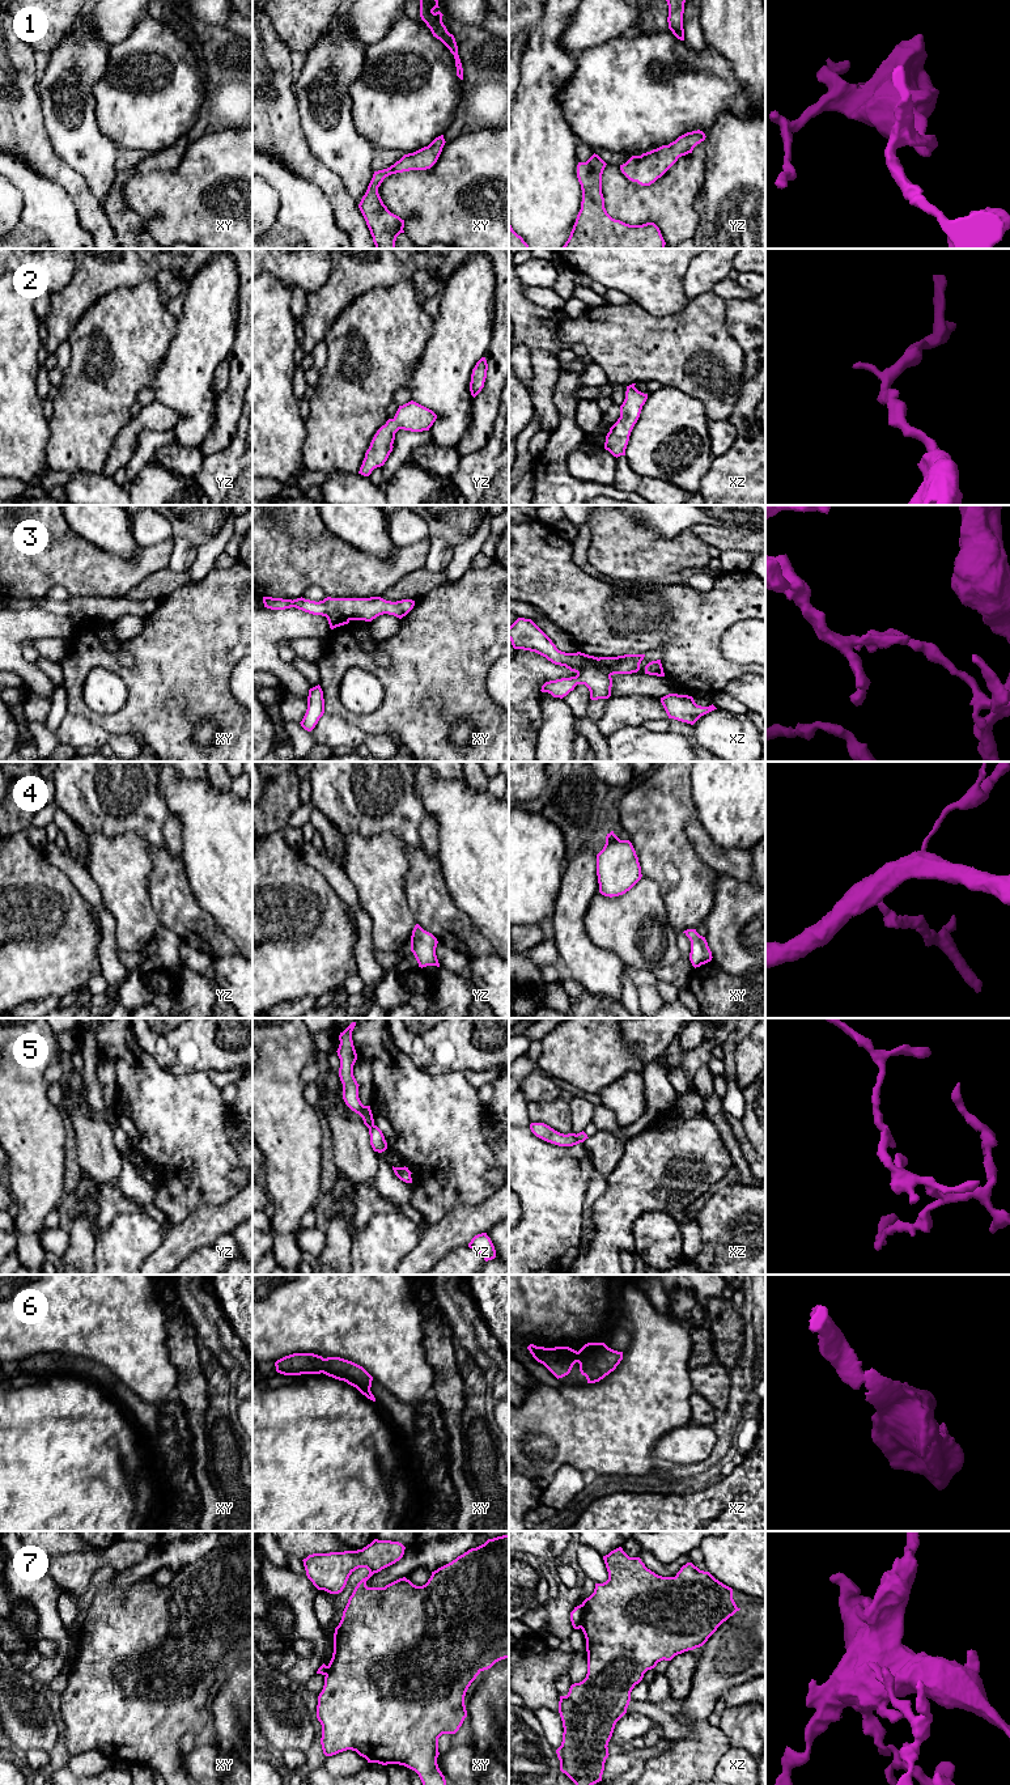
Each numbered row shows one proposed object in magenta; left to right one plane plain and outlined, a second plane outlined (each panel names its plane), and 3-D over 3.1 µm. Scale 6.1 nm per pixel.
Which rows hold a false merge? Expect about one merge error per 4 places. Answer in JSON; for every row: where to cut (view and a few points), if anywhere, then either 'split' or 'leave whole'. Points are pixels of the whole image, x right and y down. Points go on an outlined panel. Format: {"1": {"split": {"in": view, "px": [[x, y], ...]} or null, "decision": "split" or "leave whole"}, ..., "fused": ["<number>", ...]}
{"1": {"split": null, "decision": "leave whole"}, "2": {"split": null, "decision": "leave whole"}, "3": {"split": {"in": "xz", "px": [[610, 674], [594, 668], [585, 668], [577, 675]]}, "decision": "split"}, "4": {"split": null, "decision": "leave whole"}, "5": {"split": {"in": "yz", "px": [[373, 1124], [369, 1128]]}, "decision": "split"}, "6": {"split": null, "decision": "leave whole"}, "7": {"split": {"in": "xz", "px": [[582, 1605], [582, 1624], [580, 1627]]}, "decision": "split"}, "fused": ["3", "5", "7"]}

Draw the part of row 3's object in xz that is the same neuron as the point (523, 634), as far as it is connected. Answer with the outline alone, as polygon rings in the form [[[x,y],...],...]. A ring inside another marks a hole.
[[[518,618],[509,627],[509,640],[514,649],[535,652],[555,665],[565,666],[577,675],[589,667],[599,669],[610,675],[632,674],[640,670],[645,654],[624,654],[618,657],[594,657],[581,652],[565,653],[531,620]]]

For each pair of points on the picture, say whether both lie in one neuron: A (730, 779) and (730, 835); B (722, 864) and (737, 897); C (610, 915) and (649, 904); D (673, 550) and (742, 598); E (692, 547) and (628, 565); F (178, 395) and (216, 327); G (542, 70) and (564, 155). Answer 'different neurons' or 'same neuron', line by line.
A: same neuron
B: different neurons
C: same neuron
D: different neurons
E: same neuron
F: same neuron
G: same neuron

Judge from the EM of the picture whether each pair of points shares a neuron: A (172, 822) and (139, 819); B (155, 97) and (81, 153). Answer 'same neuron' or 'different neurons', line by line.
A: different neurons
B: different neurons

